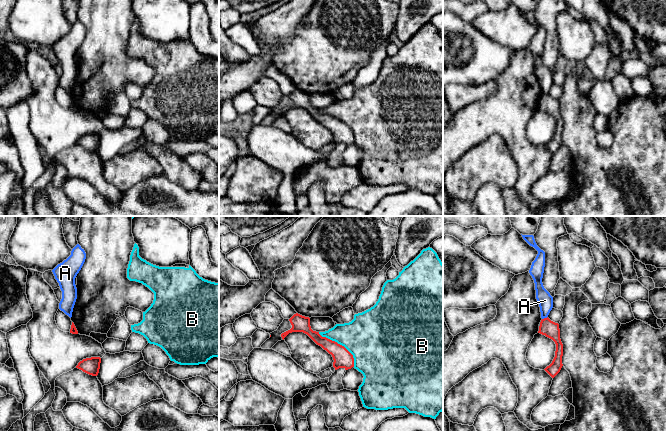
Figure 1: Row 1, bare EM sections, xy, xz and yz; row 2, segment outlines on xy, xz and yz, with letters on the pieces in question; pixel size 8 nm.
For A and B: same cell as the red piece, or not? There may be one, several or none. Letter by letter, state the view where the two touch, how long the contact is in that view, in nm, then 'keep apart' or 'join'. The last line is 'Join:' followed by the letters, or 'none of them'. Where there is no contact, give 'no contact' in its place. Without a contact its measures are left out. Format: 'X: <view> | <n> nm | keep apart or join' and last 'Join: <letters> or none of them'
A: yz | 50 nm | keep apart
B: xz | 400 nm | keep apart
Join: none of them

